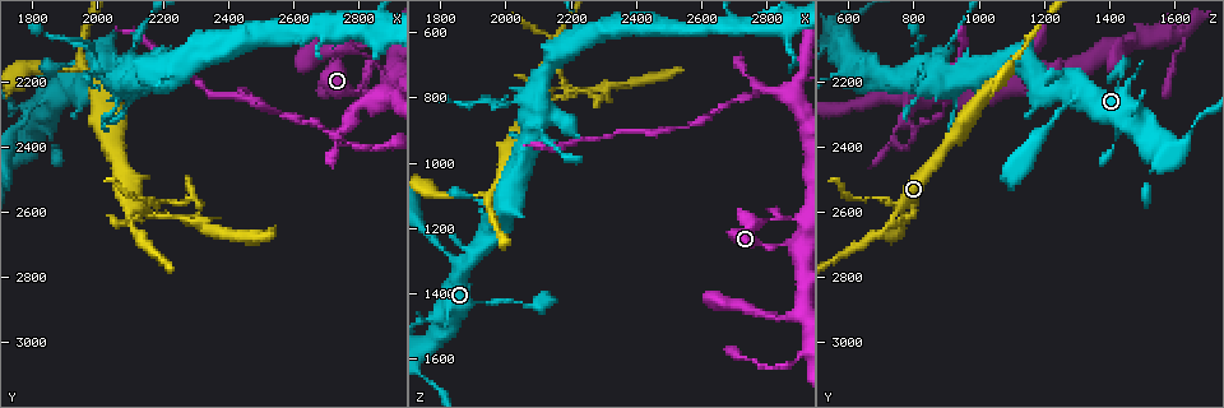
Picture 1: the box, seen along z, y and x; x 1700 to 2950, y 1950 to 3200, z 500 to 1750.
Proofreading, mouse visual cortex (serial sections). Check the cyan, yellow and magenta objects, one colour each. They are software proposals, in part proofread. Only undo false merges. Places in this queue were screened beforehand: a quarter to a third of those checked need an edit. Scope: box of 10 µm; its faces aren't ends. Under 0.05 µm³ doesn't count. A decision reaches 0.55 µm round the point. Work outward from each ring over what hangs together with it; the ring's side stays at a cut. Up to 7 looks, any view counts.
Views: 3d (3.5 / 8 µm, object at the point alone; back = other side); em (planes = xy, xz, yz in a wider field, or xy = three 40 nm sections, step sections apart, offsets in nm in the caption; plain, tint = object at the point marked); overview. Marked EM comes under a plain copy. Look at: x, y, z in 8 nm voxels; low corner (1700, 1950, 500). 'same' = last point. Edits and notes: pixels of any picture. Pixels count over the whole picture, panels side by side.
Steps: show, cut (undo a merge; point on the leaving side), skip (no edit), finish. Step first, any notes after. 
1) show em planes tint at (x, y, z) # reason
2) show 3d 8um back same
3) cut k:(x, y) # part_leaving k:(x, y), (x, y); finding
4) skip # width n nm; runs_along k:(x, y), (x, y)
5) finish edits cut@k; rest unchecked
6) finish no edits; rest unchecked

show em xy step 2 tint at (1950, 2160, 1090) # arms part here

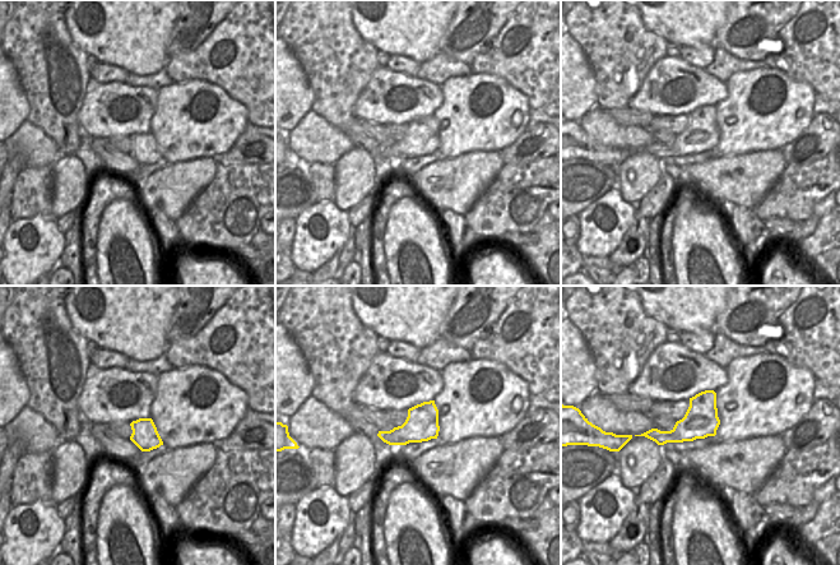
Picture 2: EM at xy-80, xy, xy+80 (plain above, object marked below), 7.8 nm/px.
show 3d 3.5um same # see where the arms go

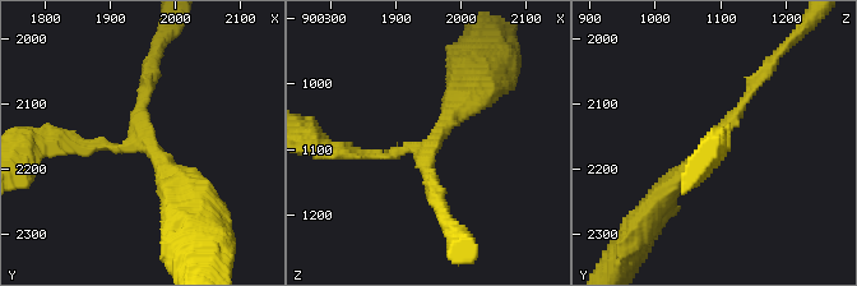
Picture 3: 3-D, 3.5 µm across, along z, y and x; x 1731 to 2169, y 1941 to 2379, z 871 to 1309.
skip # runs_along 3:(475, 88), (424, 147), (350, 153); continuous, no second cell

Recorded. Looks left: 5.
show 3d 3.5um at (1990, 2120, 810) # a narrow waist

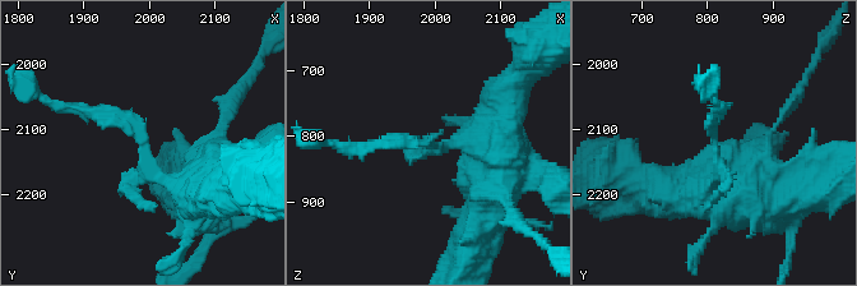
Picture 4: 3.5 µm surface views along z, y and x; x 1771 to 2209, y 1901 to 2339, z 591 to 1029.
show em xy step 1 tint at (1995, 2115, 810) # shape alone is not enough

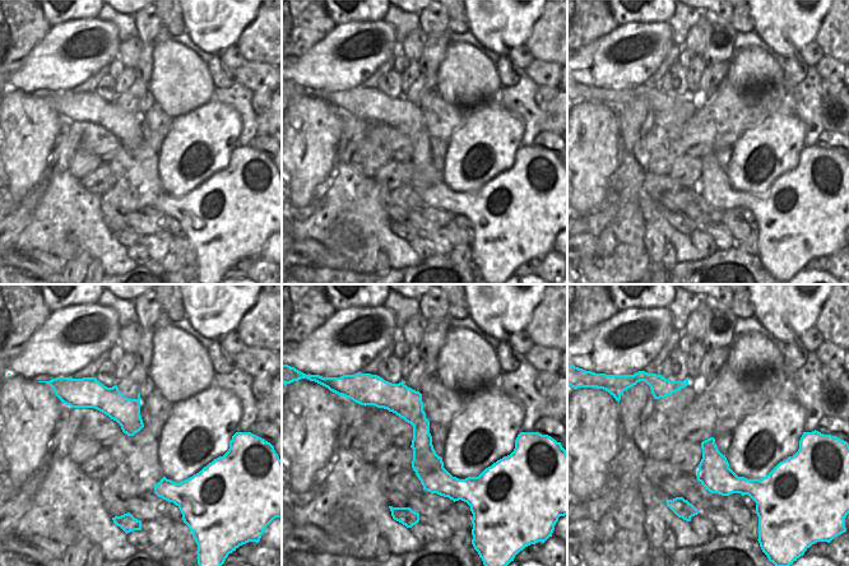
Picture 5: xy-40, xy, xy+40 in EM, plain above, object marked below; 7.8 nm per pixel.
skip # runs_along 4:(205, 190), (162, 179), (124, 124), (69, 107); continuous, no second cell

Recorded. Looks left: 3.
show 3d 3.5um at (2830, 2130, 1170) # sudden change in width

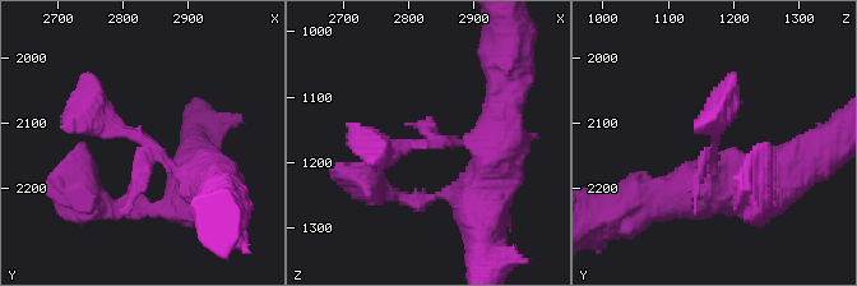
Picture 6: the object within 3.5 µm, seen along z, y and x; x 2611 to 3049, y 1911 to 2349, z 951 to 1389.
show em xy step 5 tint at (2820, 2120, 1170) # need the tissue

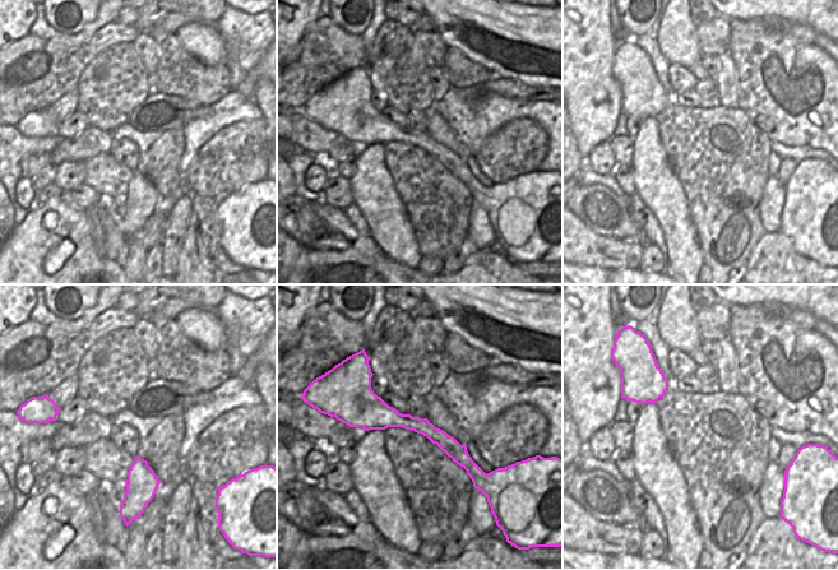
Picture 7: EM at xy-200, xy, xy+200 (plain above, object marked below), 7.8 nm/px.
skip # one cell here

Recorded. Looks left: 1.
finish no edits; rest unchecked

